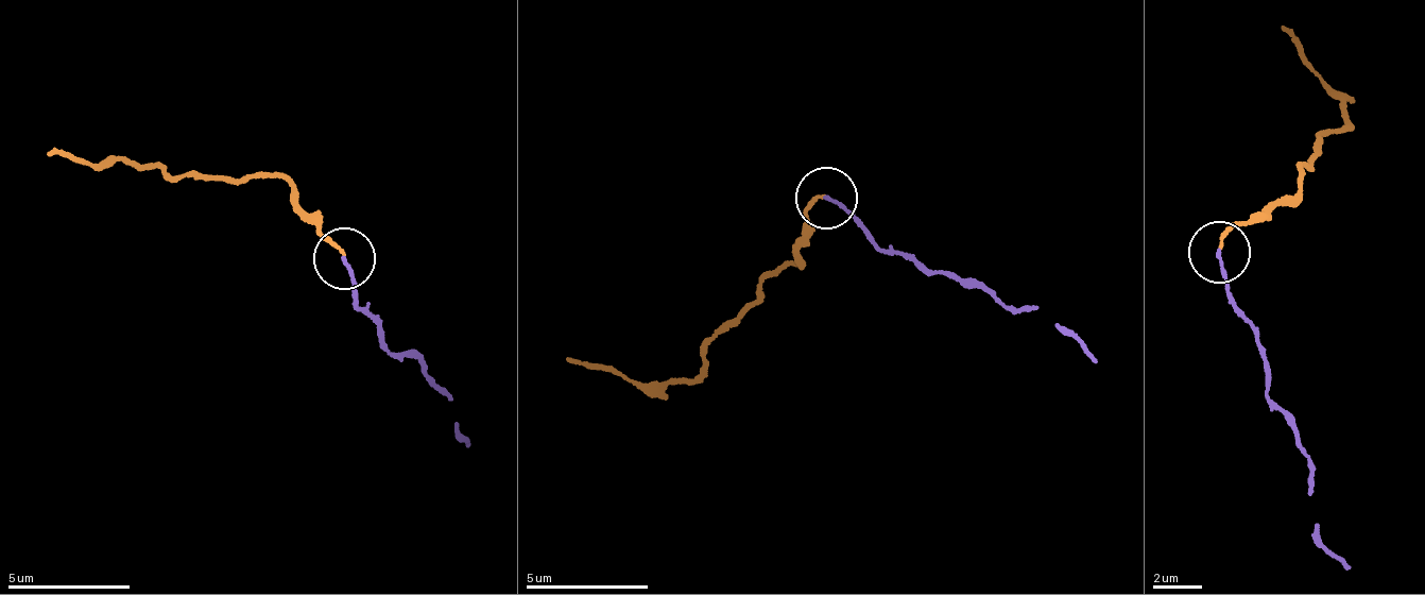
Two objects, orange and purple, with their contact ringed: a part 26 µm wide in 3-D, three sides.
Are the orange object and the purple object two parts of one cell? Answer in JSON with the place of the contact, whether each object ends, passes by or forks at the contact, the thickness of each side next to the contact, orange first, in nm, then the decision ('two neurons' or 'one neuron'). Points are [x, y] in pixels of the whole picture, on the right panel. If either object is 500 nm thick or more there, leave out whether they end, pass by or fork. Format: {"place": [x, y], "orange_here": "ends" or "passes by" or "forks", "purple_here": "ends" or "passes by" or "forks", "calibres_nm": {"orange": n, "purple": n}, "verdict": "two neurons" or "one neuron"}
{"place": [1219, 252], "orange_here": "ends", "purple_here": "ends", "calibres_nm": {"orange": 120, "purple": 130}, "verdict": "two neurons"}

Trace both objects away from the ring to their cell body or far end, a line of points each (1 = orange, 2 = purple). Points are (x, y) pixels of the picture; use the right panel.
1: (1218, 249), (1234, 224), (1290, 201), (1311, 150), (1348, 125), (1328, 85), (1304, 64), (1284, 27)
2: (1218, 254), (1242, 322), (1267, 361), (1266, 394), (1308, 460), (1315, 540), (1344, 570)

